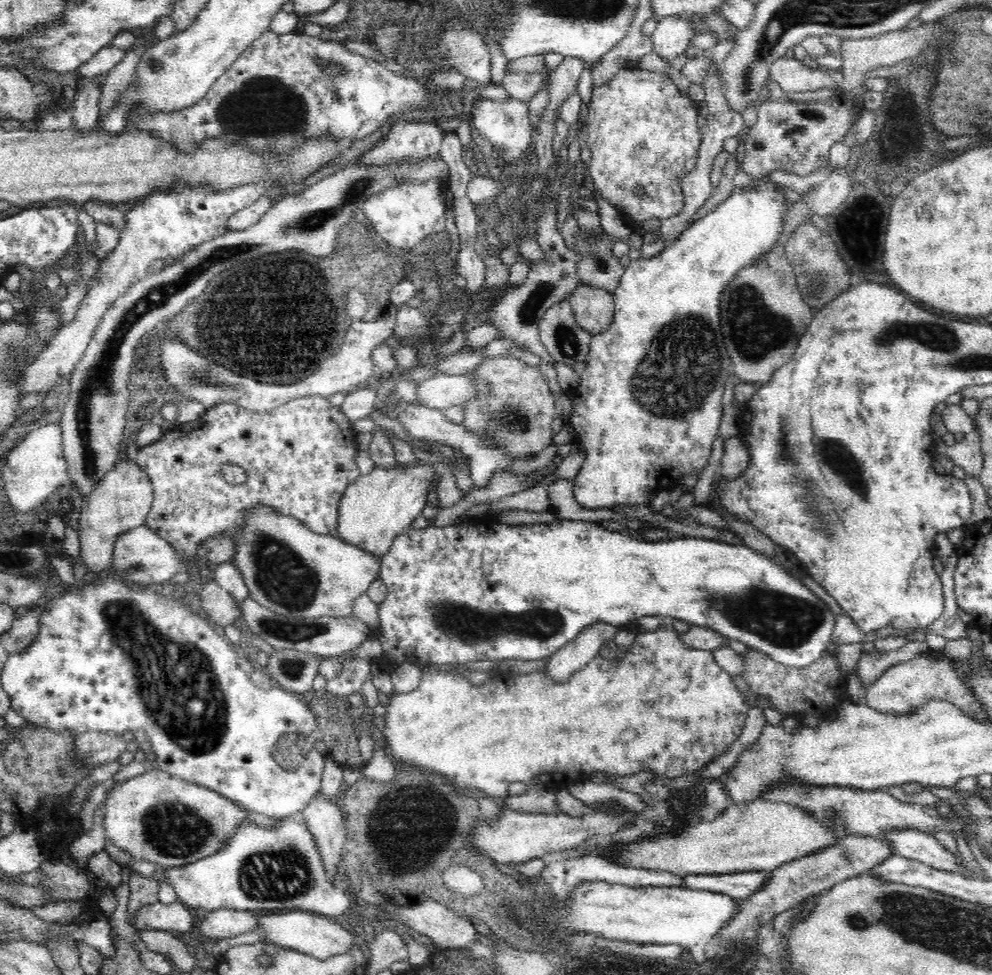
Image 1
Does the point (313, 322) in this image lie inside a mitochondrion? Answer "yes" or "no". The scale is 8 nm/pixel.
yes

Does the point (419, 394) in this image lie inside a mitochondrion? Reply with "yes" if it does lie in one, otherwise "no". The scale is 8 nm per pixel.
no

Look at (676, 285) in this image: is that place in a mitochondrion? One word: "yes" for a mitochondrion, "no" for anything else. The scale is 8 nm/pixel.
no

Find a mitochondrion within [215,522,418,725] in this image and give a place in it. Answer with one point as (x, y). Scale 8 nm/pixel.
(283, 576)

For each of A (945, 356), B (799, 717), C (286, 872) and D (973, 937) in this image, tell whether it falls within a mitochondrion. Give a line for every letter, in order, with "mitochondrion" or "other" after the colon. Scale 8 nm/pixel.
A: mitochondrion
B: other
C: mitochondrion
D: mitochondrion

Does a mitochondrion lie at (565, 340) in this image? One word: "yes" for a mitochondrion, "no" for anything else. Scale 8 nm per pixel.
yes

